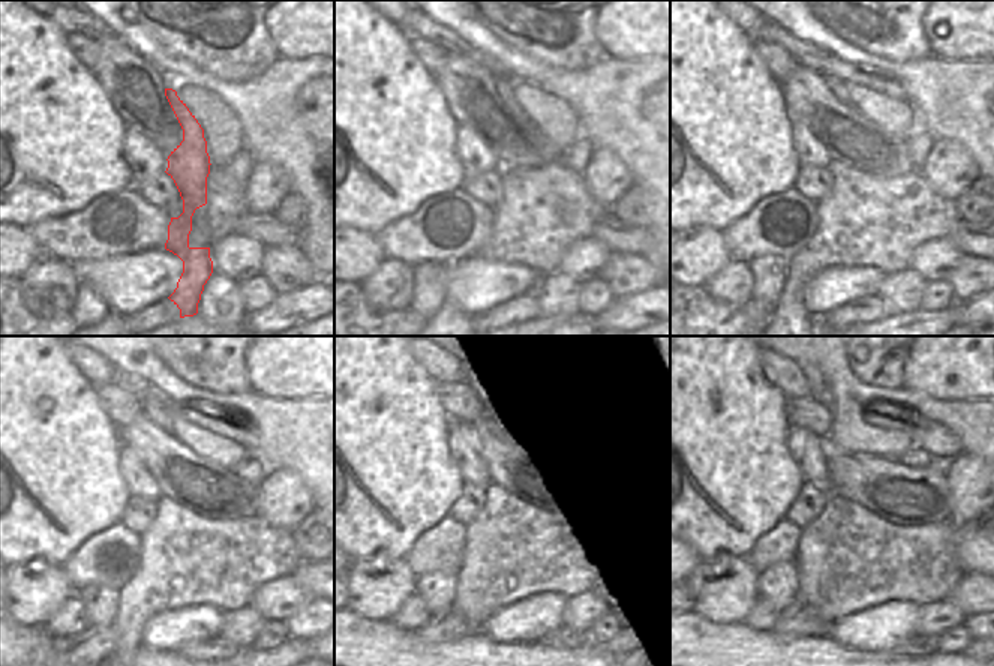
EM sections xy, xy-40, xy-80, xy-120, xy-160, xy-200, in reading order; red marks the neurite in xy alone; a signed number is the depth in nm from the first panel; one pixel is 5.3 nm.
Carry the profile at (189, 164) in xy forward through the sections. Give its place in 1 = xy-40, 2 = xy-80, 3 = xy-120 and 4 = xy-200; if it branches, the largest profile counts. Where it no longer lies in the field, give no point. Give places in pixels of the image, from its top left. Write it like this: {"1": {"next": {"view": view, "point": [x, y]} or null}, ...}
{"1": {"next": {"view": "xy-40", "point": [502, 86]}}, "2": {"next": {"view": "xy-80", "point": [837, 86]}}, "3": {"next": {"view": "xy-120", "point": [158, 413]}}, "4": {"next": {"view": "xy-200", "point": [820, 390]}}}

